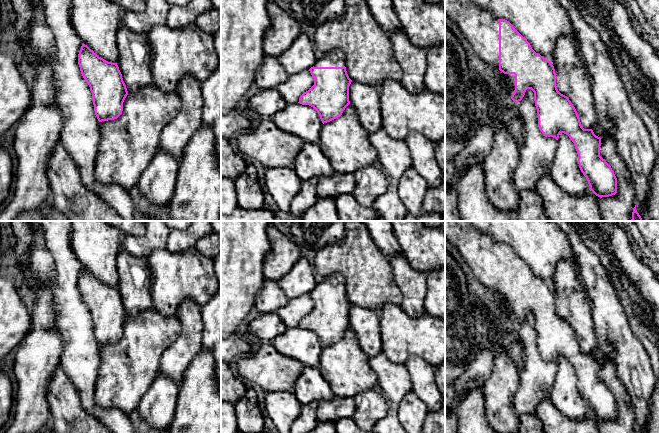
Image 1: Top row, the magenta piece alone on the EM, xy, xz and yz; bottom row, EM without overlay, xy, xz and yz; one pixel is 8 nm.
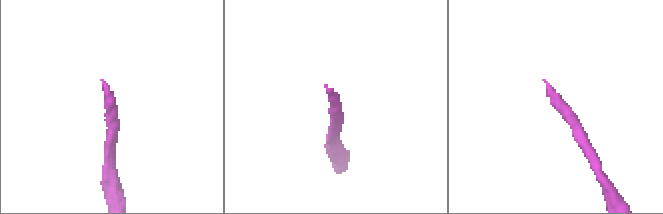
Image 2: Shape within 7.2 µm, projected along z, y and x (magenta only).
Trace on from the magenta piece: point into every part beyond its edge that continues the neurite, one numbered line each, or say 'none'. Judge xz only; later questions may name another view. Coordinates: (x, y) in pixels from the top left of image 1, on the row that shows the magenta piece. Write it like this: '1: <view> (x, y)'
1: xz (335, 58)

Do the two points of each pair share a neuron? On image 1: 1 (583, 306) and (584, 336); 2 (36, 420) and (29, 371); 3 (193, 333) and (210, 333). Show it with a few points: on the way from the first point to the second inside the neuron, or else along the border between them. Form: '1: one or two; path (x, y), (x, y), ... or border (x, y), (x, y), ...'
1: one; path (583, 313), (584, 329)
2: one; path (31, 408), (31, 383)
3: two; border (201, 309), (203, 347)

